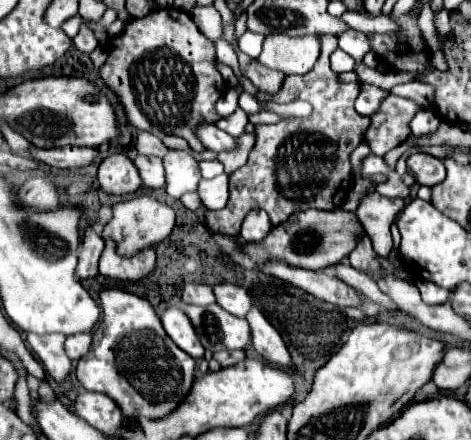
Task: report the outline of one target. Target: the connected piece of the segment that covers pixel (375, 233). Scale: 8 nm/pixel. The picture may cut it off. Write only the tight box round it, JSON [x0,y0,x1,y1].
[356,192,404,256]

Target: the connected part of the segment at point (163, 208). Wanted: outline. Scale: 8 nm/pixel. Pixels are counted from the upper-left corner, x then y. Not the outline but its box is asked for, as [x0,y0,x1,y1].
[102,196,176,254]

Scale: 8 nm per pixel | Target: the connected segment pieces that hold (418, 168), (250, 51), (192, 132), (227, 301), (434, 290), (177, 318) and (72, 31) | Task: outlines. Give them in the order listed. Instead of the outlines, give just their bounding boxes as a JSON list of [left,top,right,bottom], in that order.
[[406,152,446,186],[238,32,264,58],[100,8,226,152],[212,284,252,318],[416,280,450,304],[160,308,204,358],[61,14,82,39]]

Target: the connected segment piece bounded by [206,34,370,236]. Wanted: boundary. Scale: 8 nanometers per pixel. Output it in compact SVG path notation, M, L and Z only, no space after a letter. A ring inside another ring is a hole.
M324 34L322 52L312 72L302 76L286 76L278 94L258 94L260 108L264 108L264 102L288 104L294 100L306 100L314 110L304 120L256 124L256 144L248 156L248 162L230 174L228 206L218 212L206 212L206 222L214 232L238 236L246 214L252 210L266 210L272 224L280 226L294 212L310 208L336 210L342 206L352 184L348 156L362 142L362 126L370 126L370 118L360 116L354 110L354 100L360 86L338 84L338 74L330 68L330 54L336 48L338 38L334 34ZM340 190L344 190L344 196L340 196Z

